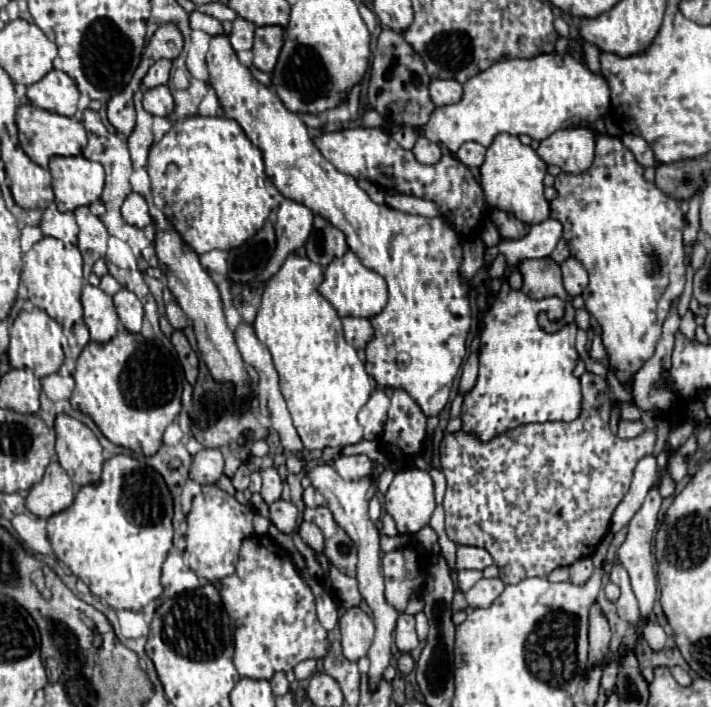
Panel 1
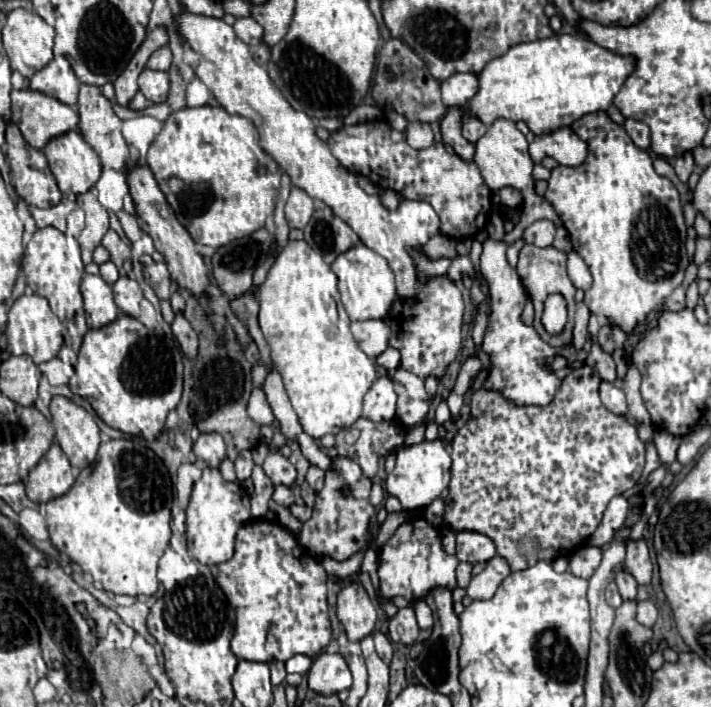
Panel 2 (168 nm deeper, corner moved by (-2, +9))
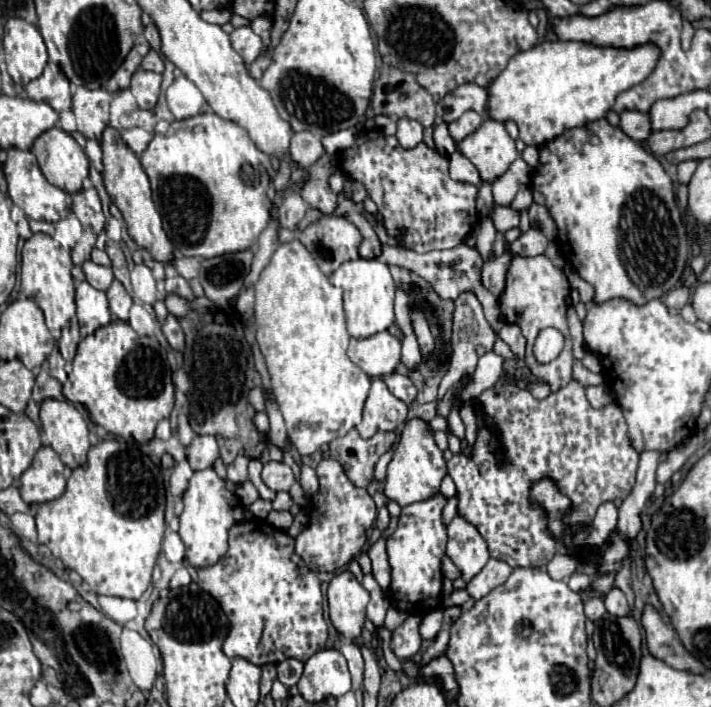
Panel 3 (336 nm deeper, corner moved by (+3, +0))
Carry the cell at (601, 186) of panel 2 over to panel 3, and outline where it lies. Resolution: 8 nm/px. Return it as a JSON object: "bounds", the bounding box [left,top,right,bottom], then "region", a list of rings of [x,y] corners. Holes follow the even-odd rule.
{"bounds":[531,119,691,305],"region":[[[607,119],[565,131],[543,143],[539,147],[539,165],[531,175],[531,191],[533,201],[545,203],[555,219],[559,253],[567,257],[581,279],[595,287],[595,303],[619,295],[635,305],[643,305],[681,283],[691,245],[675,201],[671,177],[653,153],[627,137],[619,127],[609,125]]]}

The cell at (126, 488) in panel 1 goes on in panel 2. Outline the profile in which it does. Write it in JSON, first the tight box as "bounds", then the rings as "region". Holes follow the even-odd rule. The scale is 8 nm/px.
{"bounds":[46,440,172,596],"region":[[[110,440],[100,446],[98,460],[84,468],[76,478],[76,484],[68,494],[54,498],[46,504],[46,524],[50,540],[56,546],[56,538],[62,538],[64,552],[76,562],[82,572],[90,574],[94,582],[102,584],[112,594],[126,596],[152,596],[160,582],[156,578],[158,560],[170,544],[170,506],[172,506],[172,482],[164,462],[154,452],[136,452],[132,440]]]}

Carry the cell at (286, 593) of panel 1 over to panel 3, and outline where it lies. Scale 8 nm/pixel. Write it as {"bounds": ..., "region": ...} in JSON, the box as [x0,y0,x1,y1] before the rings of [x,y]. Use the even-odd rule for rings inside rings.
{"bounds":[197,519,327,665],"region":[[[251,519],[235,523],[229,531],[229,551],[211,567],[197,569],[199,585],[211,593],[229,619],[229,635],[223,641],[223,653],[229,659],[243,657],[255,665],[279,663],[289,657],[307,661],[327,643],[327,623],[323,617],[323,593],[317,575],[295,555],[295,539],[281,533],[265,519]]]}

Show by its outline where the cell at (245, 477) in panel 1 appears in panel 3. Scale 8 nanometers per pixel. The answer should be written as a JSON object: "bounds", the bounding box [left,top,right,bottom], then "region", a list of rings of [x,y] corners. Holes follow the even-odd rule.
{"bounds":[227,455,249,485],"region":[[[241,455],[231,465],[227,465],[227,481],[237,483],[237,485],[247,481],[247,463],[249,463],[249,459]]]}

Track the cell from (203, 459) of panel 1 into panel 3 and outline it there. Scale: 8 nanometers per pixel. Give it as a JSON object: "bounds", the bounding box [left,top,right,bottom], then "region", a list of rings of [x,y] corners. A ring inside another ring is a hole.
{"bounds":[187,435,219,471],"region":[[[197,435],[187,447],[187,459],[193,471],[213,467],[213,461],[219,457],[219,447],[213,435]]]}

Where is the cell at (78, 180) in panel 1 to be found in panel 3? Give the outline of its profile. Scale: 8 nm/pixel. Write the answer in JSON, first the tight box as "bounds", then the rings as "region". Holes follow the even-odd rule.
{"bounds":[31,127,89,193],"region":[[[51,127],[51,131],[45,131],[43,135],[39,135],[39,139],[35,139],[31,153],[37,157],[39,167],[51,185],[55,185],[67,193],[81,191],[83,179],[89,177],[89,159],[85,155],[85,151],[81,149],[81,145],[67,131]]]}

